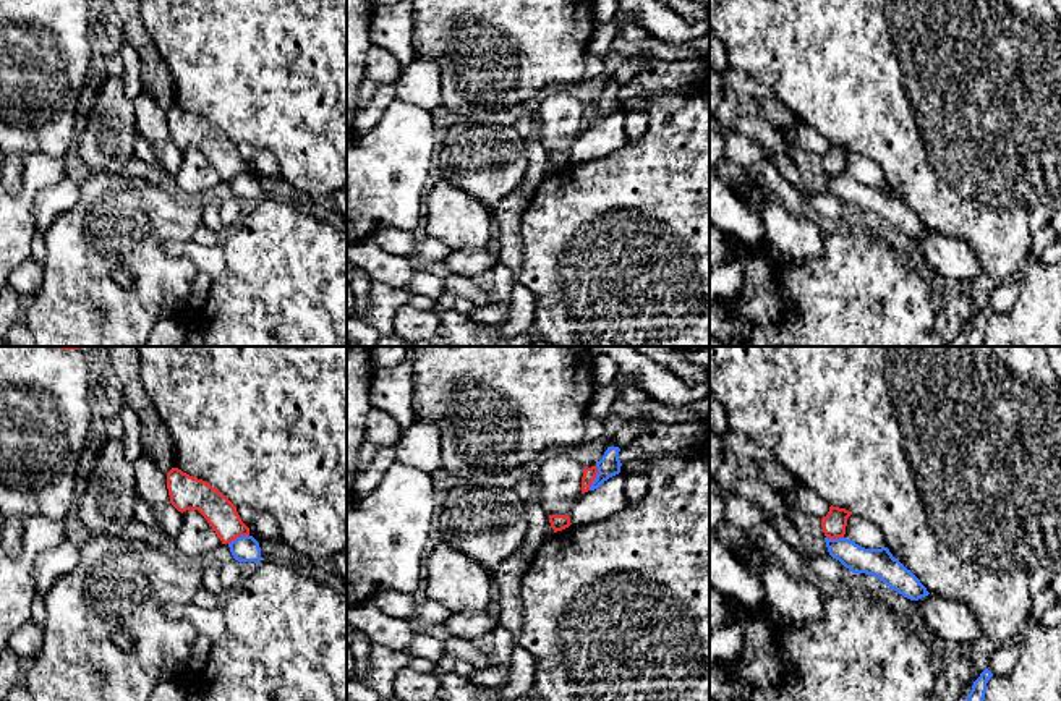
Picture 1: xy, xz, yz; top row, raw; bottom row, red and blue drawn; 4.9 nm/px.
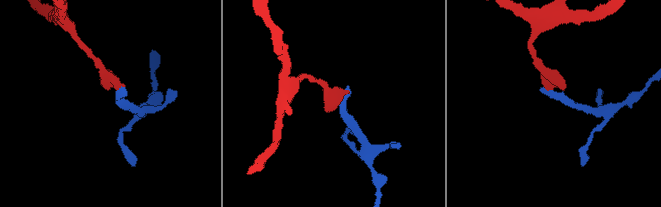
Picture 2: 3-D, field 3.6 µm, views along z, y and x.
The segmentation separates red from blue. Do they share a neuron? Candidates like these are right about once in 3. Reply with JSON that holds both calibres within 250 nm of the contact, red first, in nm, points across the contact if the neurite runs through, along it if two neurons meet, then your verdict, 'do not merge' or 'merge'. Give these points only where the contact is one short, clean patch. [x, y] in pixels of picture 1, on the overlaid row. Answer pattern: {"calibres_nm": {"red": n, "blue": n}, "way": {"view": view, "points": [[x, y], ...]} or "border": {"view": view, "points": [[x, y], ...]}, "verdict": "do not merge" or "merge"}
{"calibres_nm": {"red": 60, "blue": 110}, "border": {"view": "xz", "points": [[596, 467], [596, 476], [588, 489]]}, "verdict": "do not merge"}

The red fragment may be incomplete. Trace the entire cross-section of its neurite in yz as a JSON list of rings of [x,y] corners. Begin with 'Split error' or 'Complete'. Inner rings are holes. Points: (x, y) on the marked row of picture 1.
Complete. [[[829,507],[829,512],[825,518],[821,518],[821,528],[826,537],[839,539],[846,534],[847,518],[852,512],[839,507]]]

